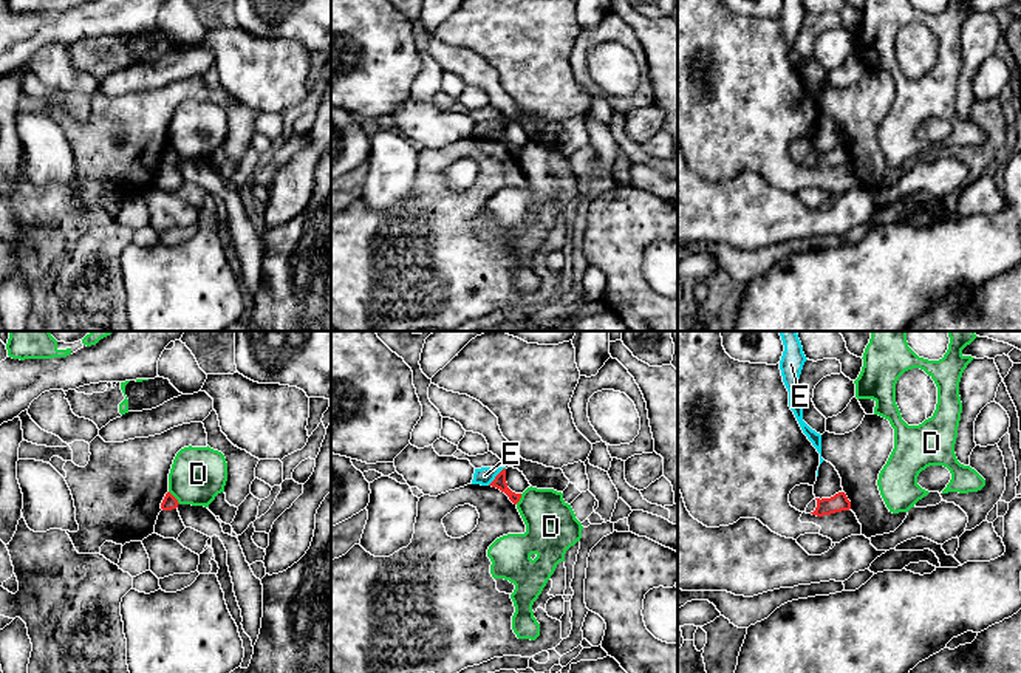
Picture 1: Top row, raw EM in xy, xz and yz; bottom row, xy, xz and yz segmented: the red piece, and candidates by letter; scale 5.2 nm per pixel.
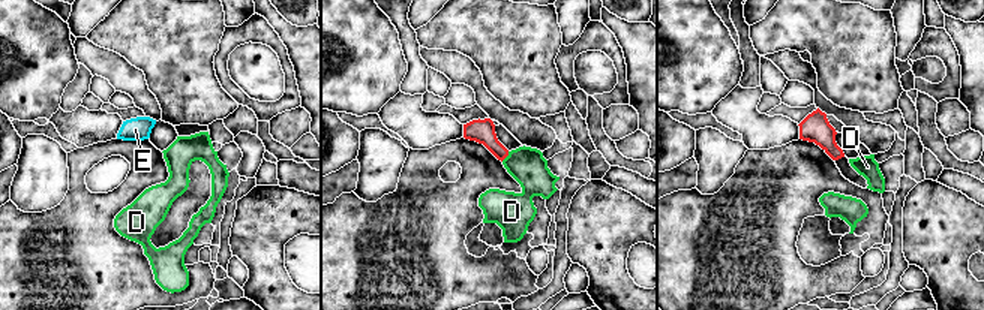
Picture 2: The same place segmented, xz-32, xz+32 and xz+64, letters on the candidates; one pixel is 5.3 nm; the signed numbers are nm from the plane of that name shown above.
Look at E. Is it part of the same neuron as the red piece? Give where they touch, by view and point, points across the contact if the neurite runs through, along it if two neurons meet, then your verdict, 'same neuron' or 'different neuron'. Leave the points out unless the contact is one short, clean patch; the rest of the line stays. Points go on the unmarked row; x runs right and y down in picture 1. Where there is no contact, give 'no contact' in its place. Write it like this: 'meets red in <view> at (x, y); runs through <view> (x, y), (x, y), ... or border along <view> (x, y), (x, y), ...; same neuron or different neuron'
meets red in xz at (495, 130); border along xz (505, 121), (488, 138); different neuron

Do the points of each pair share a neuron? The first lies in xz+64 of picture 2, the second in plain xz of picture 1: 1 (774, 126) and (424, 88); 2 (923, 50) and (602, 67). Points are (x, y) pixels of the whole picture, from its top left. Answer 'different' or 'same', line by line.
1: different
2: different

